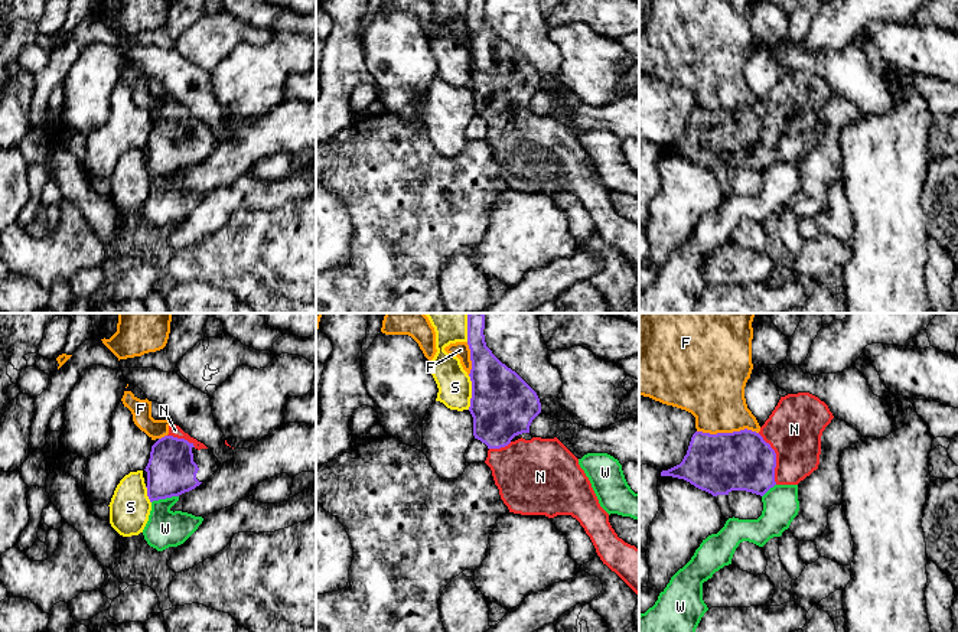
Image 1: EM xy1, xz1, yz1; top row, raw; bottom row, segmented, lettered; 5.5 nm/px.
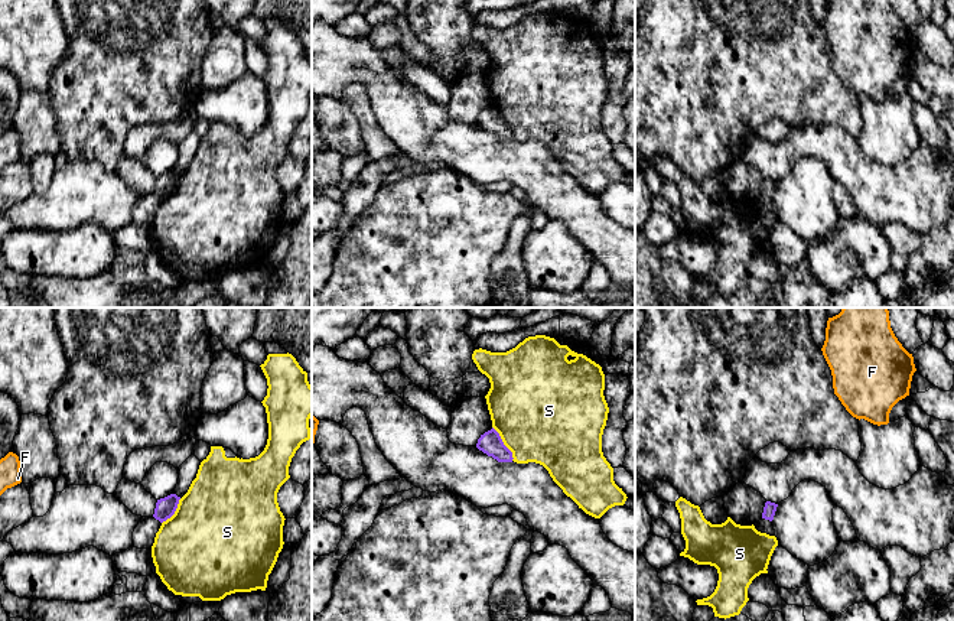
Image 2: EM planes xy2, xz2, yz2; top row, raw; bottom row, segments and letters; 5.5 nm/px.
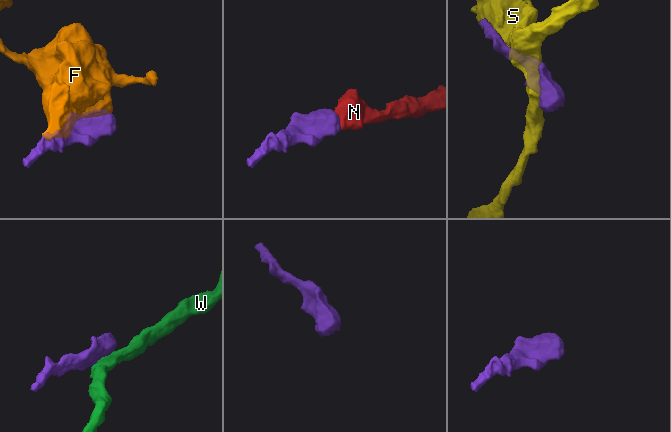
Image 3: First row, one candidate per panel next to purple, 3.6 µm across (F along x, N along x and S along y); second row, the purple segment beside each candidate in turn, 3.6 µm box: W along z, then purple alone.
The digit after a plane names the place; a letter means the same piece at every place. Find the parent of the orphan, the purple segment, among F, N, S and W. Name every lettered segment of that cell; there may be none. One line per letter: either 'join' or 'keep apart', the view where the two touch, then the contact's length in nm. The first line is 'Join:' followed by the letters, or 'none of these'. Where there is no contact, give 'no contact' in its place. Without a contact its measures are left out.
Join: N
F: keep apart; contact in yz1; length 340 nm
N: join; contact in yz1; length 300 nm
S: keep apart; contact in xz1; length 190 nm
W: keep apart; contact in xy1; length 160 nm

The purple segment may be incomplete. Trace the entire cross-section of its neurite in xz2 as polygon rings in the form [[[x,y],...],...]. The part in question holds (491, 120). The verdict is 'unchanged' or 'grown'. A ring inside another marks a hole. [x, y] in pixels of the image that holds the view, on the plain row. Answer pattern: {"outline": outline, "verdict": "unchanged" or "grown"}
{"outline": [[[492,104],[481,111],[476,124],[498,139],[512,139],[512,129],[504,121],[499,110]]], "verdict": "unchanged"}

